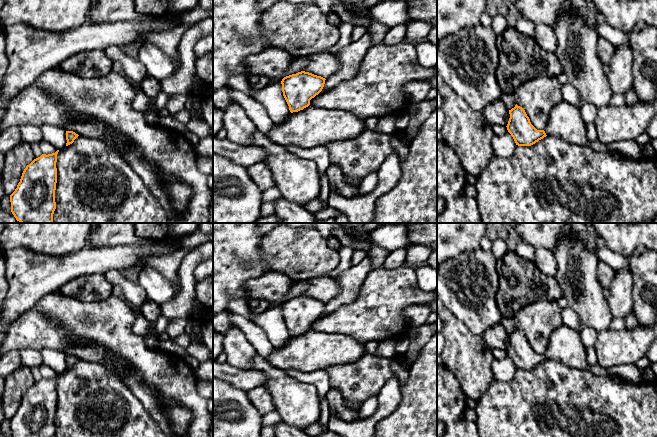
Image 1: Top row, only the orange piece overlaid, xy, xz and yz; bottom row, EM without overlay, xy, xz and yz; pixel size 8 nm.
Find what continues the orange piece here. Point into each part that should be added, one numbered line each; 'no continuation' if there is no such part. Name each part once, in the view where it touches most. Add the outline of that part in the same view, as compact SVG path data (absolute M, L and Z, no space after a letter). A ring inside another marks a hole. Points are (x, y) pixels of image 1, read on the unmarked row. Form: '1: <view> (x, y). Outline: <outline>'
no continuation

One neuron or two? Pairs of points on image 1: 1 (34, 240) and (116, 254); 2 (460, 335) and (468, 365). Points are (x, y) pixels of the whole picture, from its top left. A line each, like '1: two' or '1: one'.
1: two
2: one

